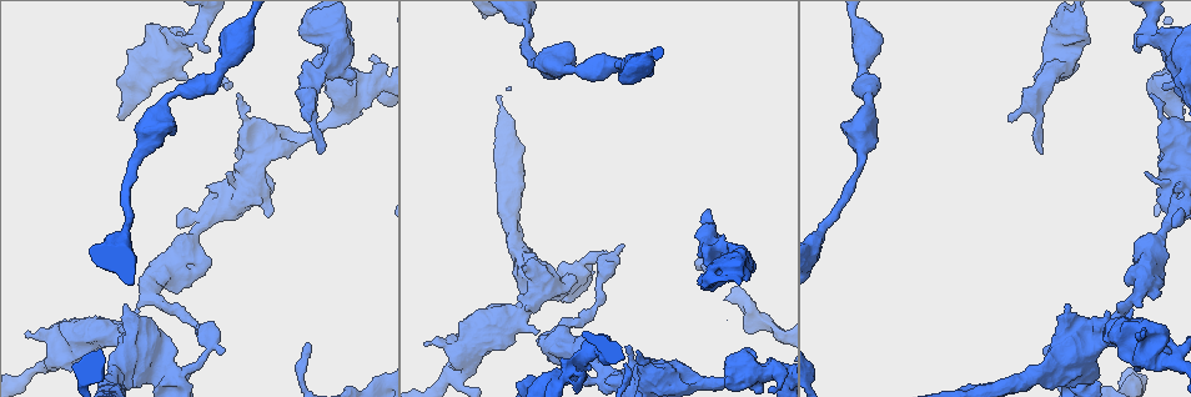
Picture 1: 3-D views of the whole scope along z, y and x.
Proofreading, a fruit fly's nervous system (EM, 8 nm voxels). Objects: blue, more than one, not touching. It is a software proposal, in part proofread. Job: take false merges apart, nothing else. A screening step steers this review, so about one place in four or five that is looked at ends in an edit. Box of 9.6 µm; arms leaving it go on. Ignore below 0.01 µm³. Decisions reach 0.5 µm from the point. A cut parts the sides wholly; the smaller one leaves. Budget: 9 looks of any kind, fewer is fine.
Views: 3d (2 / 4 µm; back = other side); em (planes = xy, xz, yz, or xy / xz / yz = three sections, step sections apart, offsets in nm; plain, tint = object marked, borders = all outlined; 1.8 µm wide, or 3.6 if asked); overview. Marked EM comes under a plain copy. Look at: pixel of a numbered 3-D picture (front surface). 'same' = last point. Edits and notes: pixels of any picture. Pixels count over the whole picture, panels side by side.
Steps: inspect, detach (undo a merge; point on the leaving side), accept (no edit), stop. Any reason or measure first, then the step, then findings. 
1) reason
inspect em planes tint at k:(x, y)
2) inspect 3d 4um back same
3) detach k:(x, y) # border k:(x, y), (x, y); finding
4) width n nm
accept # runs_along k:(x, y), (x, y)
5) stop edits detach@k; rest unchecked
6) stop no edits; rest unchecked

abrupt turn
inspect em xz step 8 tint at 1:(346, 55)

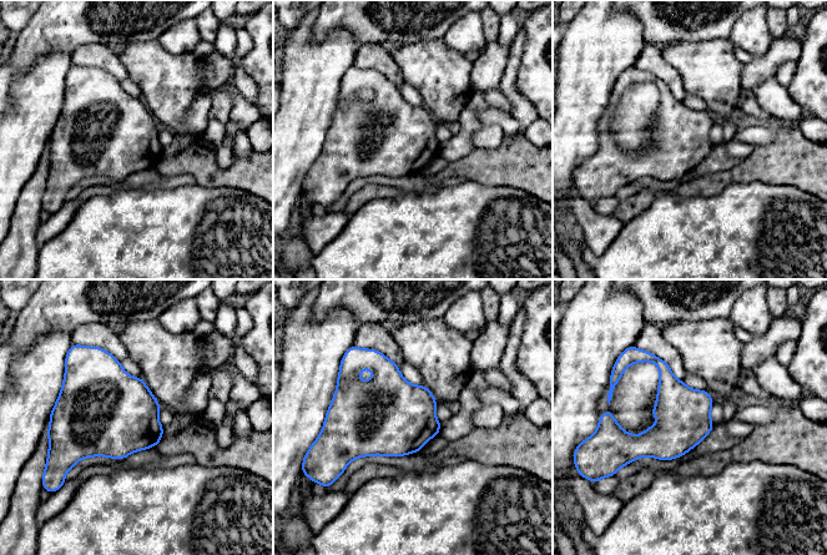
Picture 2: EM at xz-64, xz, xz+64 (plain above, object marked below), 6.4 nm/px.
inspect em planes tint same

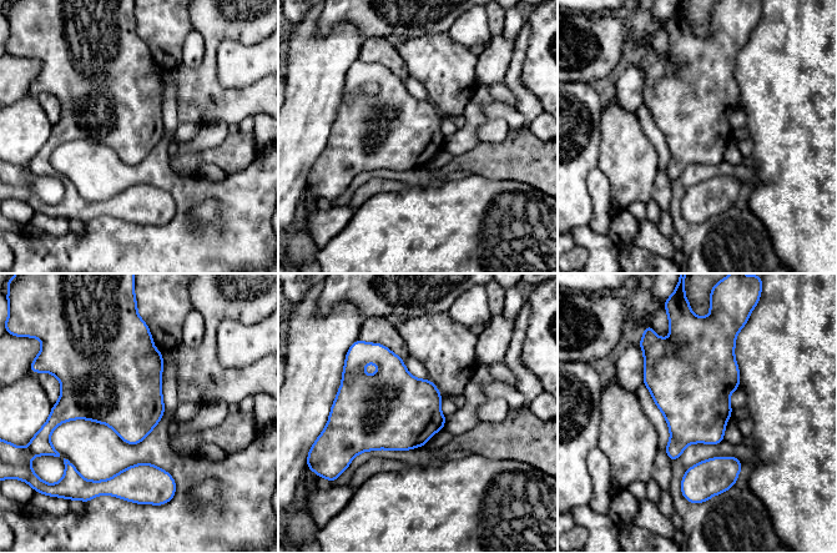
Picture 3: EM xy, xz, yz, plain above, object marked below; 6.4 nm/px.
width 480 nm
accept # continuous, no second neuron

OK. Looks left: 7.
thin neck
inspect 3d 2um back at 1:(1172, 213)

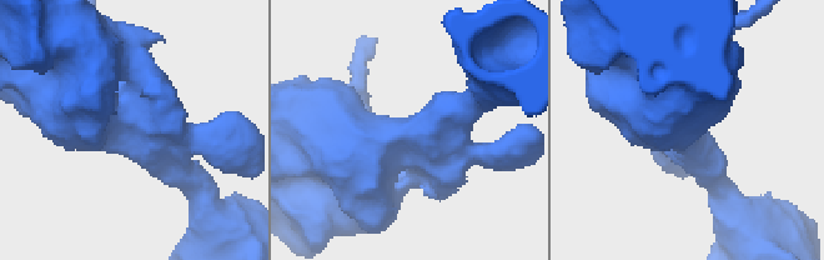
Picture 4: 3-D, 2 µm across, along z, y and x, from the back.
inspect em planes tint at 4:(388, 132)

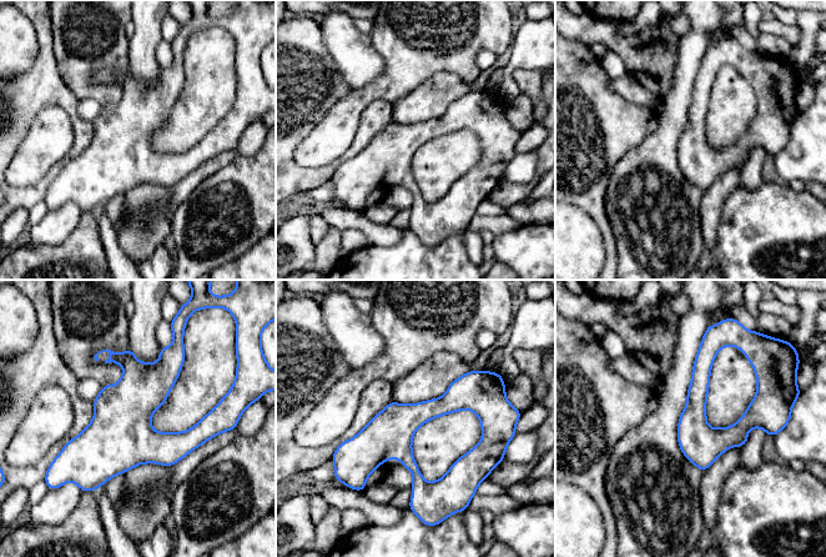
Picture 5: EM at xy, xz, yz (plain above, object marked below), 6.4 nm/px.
accept # one neuron here

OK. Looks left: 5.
arms run side by side
inspect em planes tint at 1:(580, 272)

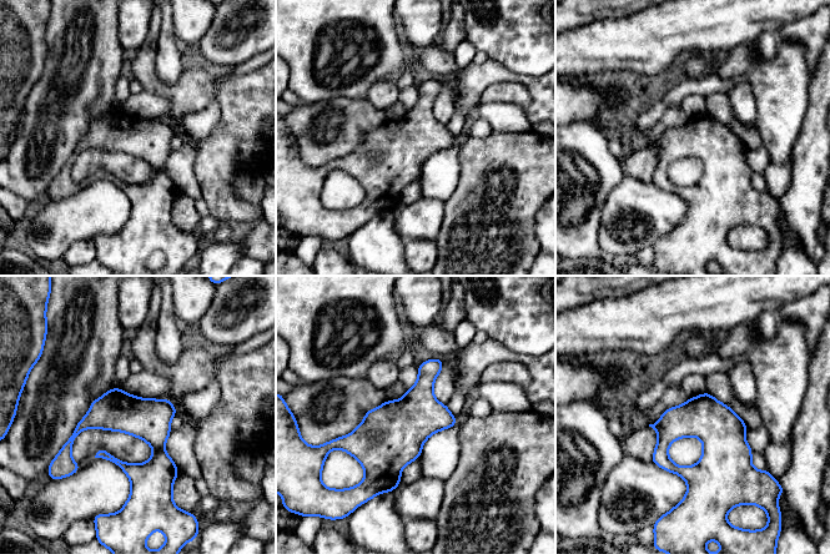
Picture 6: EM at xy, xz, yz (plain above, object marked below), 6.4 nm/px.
width 280 nm
accept # one neuron here

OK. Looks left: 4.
thin neck
inspect em planes tint at 1:(867, 95)

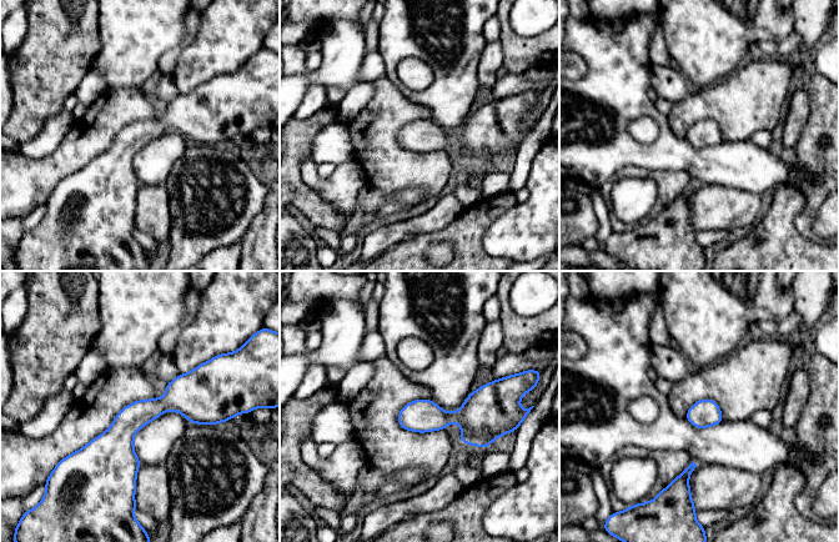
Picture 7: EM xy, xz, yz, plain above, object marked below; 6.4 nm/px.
accept # runs_along 7:(215, 405), (156, 406), (79, 453); one neuron here

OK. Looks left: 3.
stop no edits; rest unchecked

